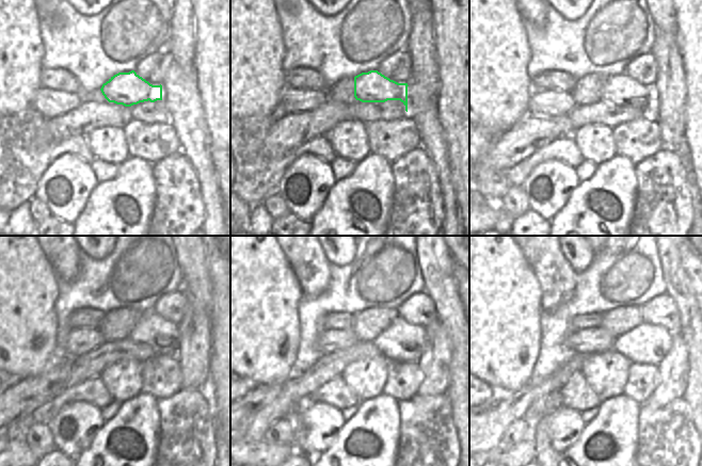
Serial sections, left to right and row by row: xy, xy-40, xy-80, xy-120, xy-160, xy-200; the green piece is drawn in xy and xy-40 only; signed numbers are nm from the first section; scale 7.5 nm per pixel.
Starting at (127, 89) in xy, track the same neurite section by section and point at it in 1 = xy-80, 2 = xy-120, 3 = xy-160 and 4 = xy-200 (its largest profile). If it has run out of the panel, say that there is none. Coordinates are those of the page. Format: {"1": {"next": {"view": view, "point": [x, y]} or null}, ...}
{"1": {"next": {"view": "xy-80", "point": [619, 89]}}, "2": {"next": {"view": "xy-120", "point": [162, 336]}}, "3": {"next": {"view": "xy-160", "point": [401, 341]}}, "4": {"next": {"view": "xy-200", "point": [647, 343]}}}

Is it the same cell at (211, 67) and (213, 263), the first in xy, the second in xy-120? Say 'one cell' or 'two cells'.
one cell

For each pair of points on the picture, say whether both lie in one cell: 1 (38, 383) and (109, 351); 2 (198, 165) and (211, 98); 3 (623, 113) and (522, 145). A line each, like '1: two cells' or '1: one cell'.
1: one cell
2: two cells
3: one cell

